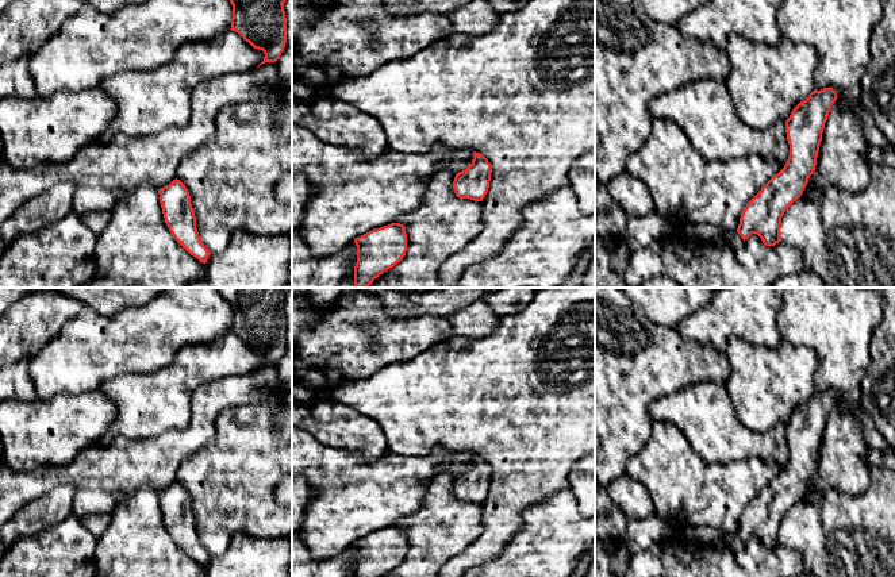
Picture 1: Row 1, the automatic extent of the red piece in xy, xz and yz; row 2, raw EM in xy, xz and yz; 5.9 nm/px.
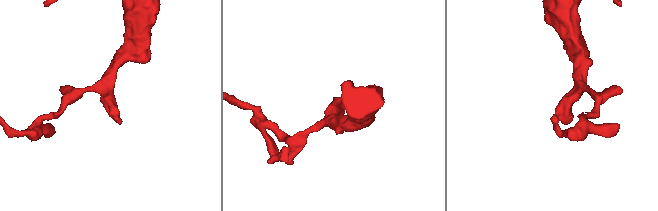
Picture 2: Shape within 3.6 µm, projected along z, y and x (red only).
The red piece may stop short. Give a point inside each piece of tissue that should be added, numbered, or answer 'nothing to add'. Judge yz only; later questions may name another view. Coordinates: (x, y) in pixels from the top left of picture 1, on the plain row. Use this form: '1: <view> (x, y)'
1: yz (734, 543)

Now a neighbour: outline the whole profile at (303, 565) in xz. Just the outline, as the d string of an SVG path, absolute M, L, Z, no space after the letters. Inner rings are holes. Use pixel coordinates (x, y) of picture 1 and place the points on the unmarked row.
M299 532L292 536L292 577L350 577L357 566L357 549L353 545L341 554L316 561Z

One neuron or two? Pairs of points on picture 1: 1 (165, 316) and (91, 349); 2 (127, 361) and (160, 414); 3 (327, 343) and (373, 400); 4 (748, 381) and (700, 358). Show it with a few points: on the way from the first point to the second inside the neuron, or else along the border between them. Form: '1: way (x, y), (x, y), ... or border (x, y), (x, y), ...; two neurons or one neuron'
1: way (146, 335), (142, 339), (110, 346); one neuron
2: border (165, 365), (152, 372), (122, 373), (104, 381); two neurons
3: border (385, 366), (368, 377), (345, 383), (329, 392); two neurons
4: border (723, 354), (728, 362), (728, 380), (725, 384); two neurons

